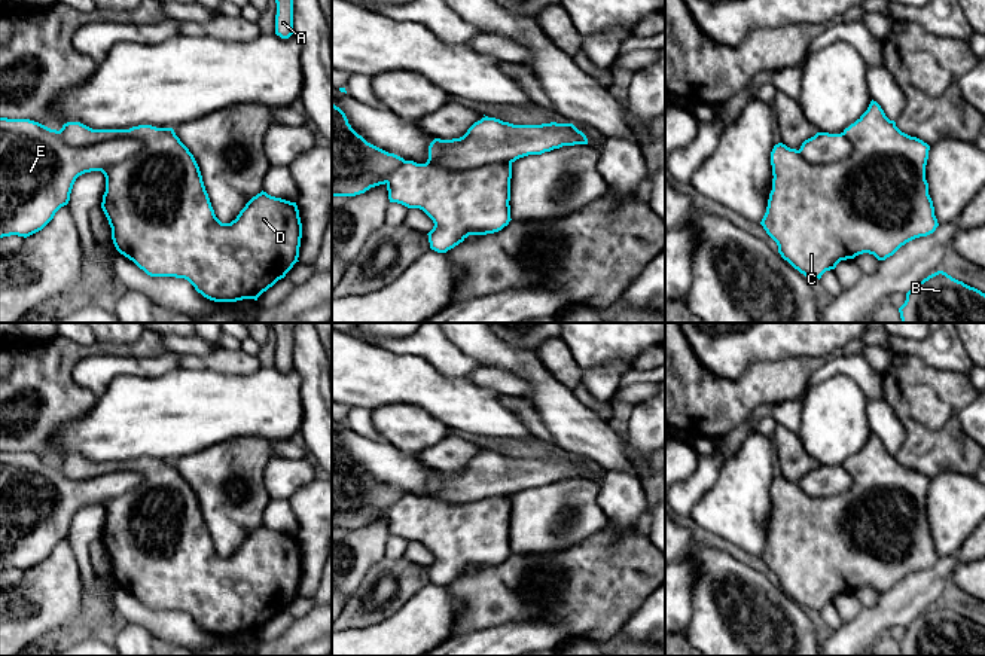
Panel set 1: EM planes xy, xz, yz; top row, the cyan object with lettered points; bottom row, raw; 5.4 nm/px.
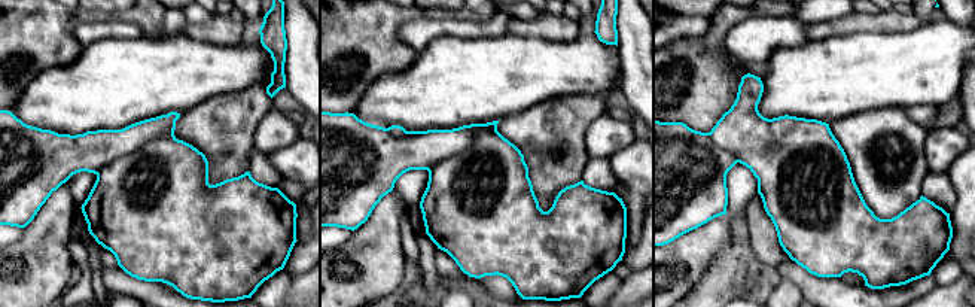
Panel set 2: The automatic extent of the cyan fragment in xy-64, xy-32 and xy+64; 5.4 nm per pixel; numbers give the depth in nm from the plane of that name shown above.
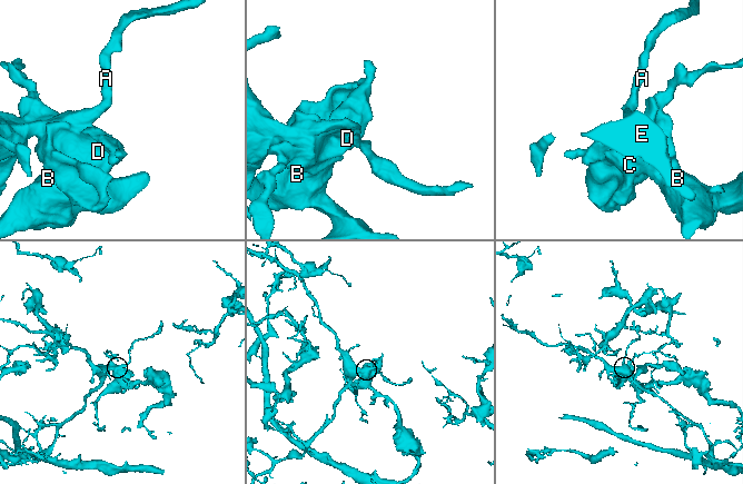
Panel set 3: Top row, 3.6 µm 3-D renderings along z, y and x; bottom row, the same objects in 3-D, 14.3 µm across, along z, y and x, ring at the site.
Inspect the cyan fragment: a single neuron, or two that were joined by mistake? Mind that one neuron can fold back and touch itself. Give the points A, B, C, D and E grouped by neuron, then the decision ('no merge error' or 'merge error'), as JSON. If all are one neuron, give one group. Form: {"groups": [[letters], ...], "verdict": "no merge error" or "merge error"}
{"groups": [["A", "E"], ["B", "C", "D"]], "verdict": "merge error"}

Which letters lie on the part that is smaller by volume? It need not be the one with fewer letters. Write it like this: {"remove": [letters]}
{"remove": ["A", "E"]}

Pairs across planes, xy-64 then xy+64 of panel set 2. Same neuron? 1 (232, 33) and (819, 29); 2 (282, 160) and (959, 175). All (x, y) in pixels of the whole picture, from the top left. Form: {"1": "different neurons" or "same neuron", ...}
{"1": "same neuron", "2": "same neuron"}

